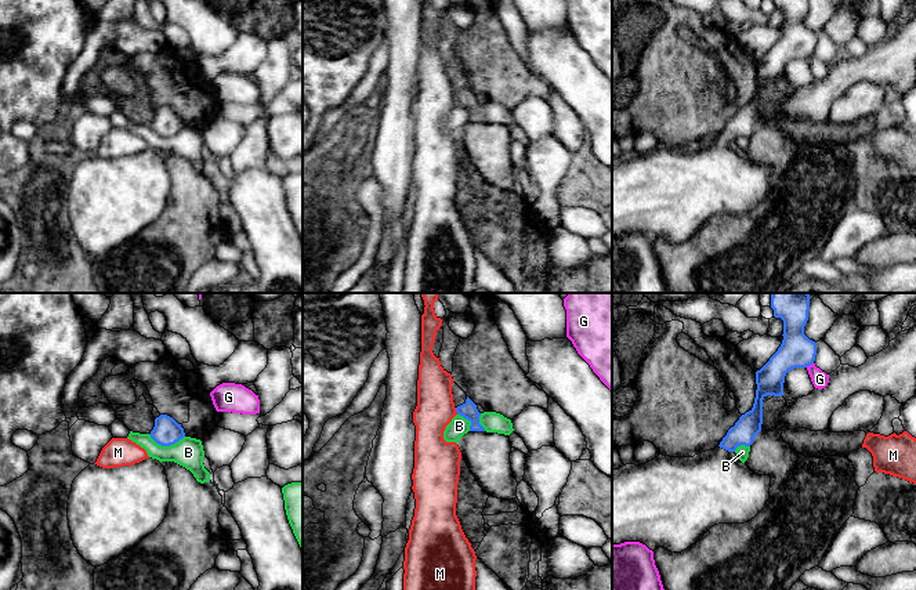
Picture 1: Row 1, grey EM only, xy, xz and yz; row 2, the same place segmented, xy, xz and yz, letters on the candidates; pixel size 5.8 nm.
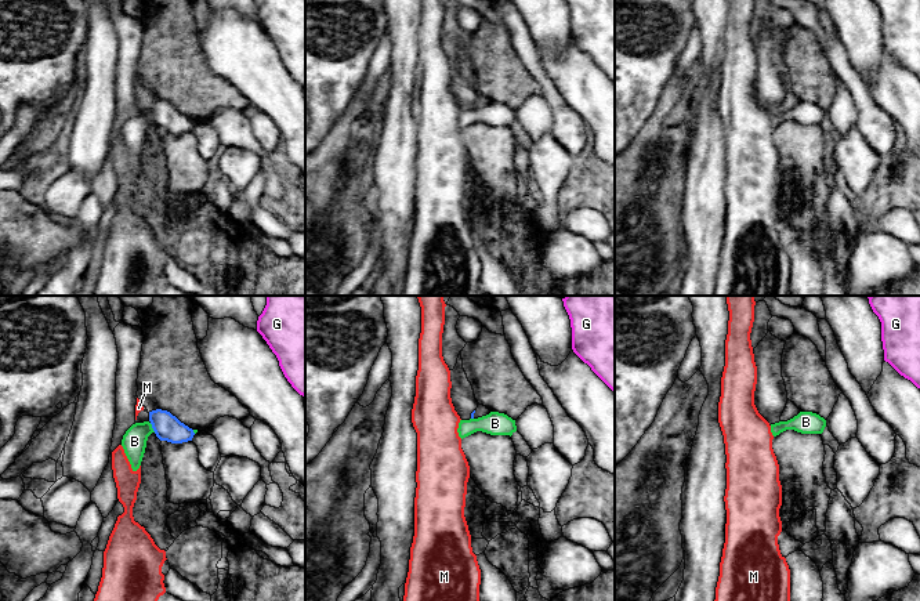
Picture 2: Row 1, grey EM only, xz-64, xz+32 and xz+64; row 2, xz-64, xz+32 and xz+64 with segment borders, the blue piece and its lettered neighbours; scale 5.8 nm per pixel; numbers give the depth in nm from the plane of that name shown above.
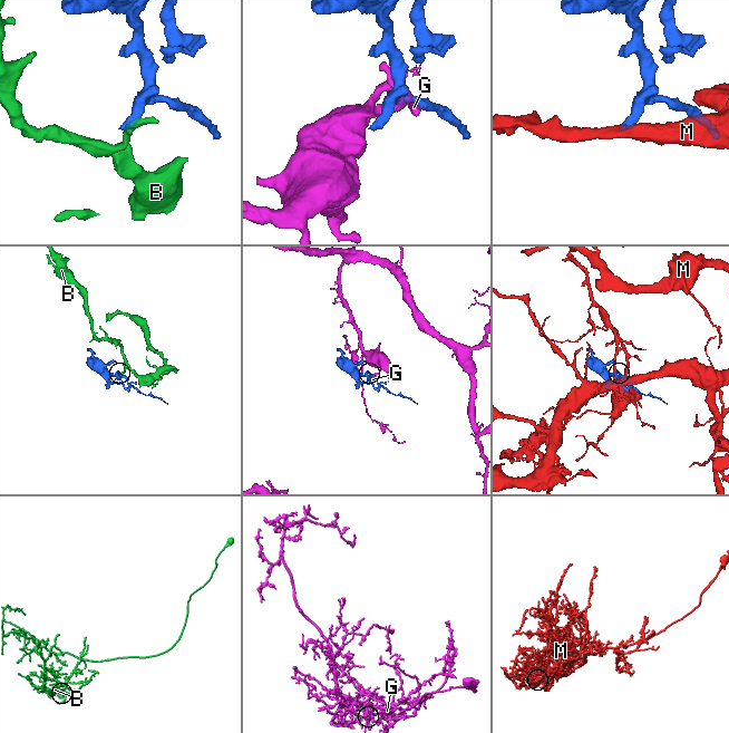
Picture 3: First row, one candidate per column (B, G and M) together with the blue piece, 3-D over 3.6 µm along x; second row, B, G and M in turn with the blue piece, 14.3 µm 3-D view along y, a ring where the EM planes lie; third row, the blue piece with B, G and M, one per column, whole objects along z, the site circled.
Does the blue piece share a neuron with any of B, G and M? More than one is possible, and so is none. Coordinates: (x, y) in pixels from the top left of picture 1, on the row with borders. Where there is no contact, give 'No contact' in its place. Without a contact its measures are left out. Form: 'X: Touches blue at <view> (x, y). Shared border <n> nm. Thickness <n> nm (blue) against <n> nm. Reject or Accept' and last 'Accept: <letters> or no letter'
B: Touches blue at xy (166, 445). Shared border 220 nm. Thickness 160 nm (blue) against 180 nm. Reject
G: Touches blue at yz (808, 365). Shared border 50 nm. Thickness 190 nm (blue) against 100 nm. Reject
M: Touches blue at xz (456, 411). Shared border 40 nm. Thickness 100 nm (blue) against 220 nm. Reject
Accept: no letter

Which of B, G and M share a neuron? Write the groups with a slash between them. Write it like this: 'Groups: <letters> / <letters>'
Groups: B / G / M

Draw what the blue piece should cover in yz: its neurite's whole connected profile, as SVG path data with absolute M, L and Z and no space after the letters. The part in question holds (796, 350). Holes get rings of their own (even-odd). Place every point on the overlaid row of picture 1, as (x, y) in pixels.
M771 293L774 316L783 321L783 340L770 361L756 372L753 408L731 427L720 445L694 457L659 455L645 464L626 464L612 471L612 544L640 542L649 550L665 547L681 553L718 524L745 524L754 518L770 499L771 477L754 474L746 463L729 457L738 446L750 446L763 424L763 399L782 397L785 376L794 368L814 363L817 343L804 334L808 321L808 293Z

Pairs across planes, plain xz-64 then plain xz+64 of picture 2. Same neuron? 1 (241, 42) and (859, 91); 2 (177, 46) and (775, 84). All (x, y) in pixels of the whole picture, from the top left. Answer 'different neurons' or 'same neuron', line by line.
1: different neurons
2: different neurons

